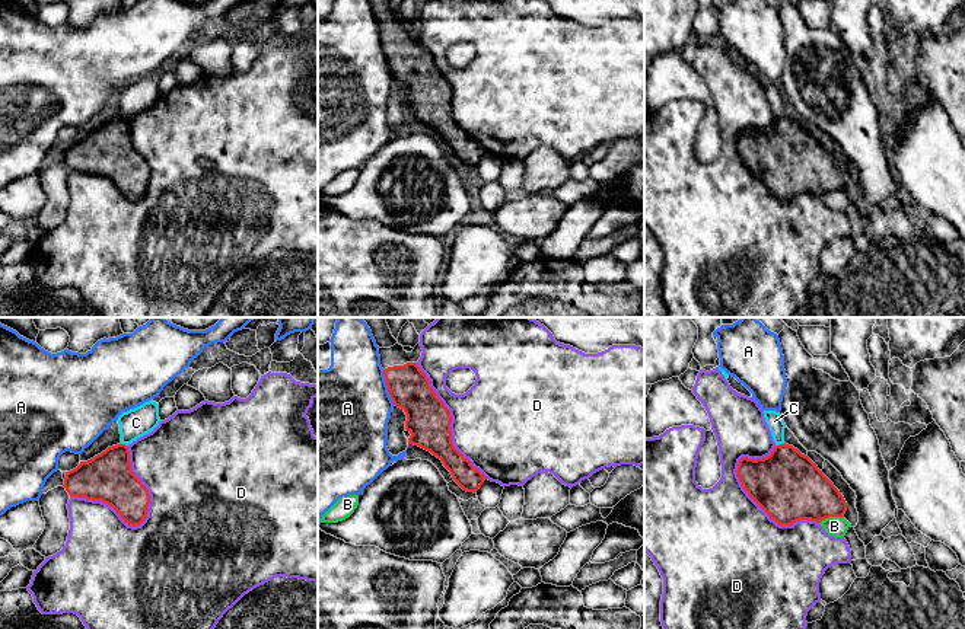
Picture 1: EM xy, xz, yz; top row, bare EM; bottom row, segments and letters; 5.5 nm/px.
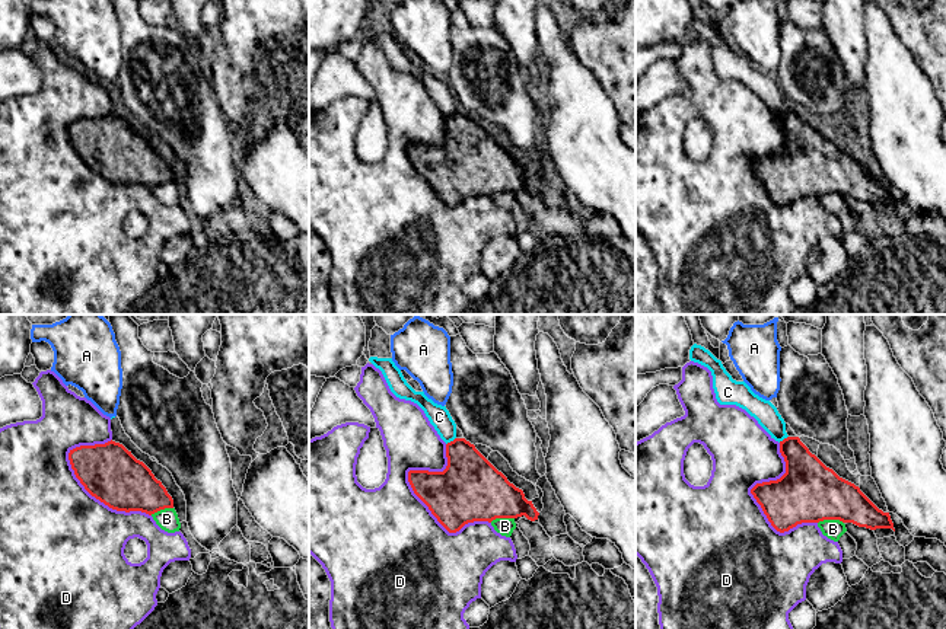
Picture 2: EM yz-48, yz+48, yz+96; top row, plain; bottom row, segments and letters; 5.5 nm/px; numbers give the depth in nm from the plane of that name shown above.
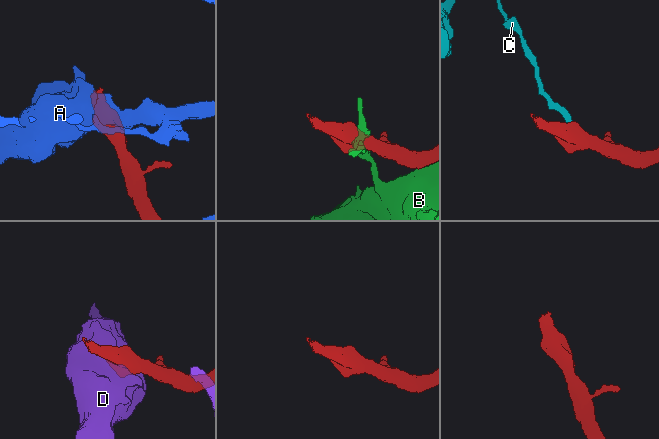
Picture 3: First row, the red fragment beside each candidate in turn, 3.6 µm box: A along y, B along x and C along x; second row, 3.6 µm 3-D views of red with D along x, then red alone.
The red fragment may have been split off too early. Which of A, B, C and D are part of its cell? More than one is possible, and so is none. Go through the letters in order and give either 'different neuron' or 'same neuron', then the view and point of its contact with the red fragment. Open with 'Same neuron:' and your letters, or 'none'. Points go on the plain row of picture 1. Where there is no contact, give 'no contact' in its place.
Same neuron: none
A: different neuron; meets red in xz at (388, 61)
B: different neuron; meets red in yz at (831, 190)
C: different neuron; meets red in yz at (780, 118)
D: different neuron; meets red in xy at (115, 184)

